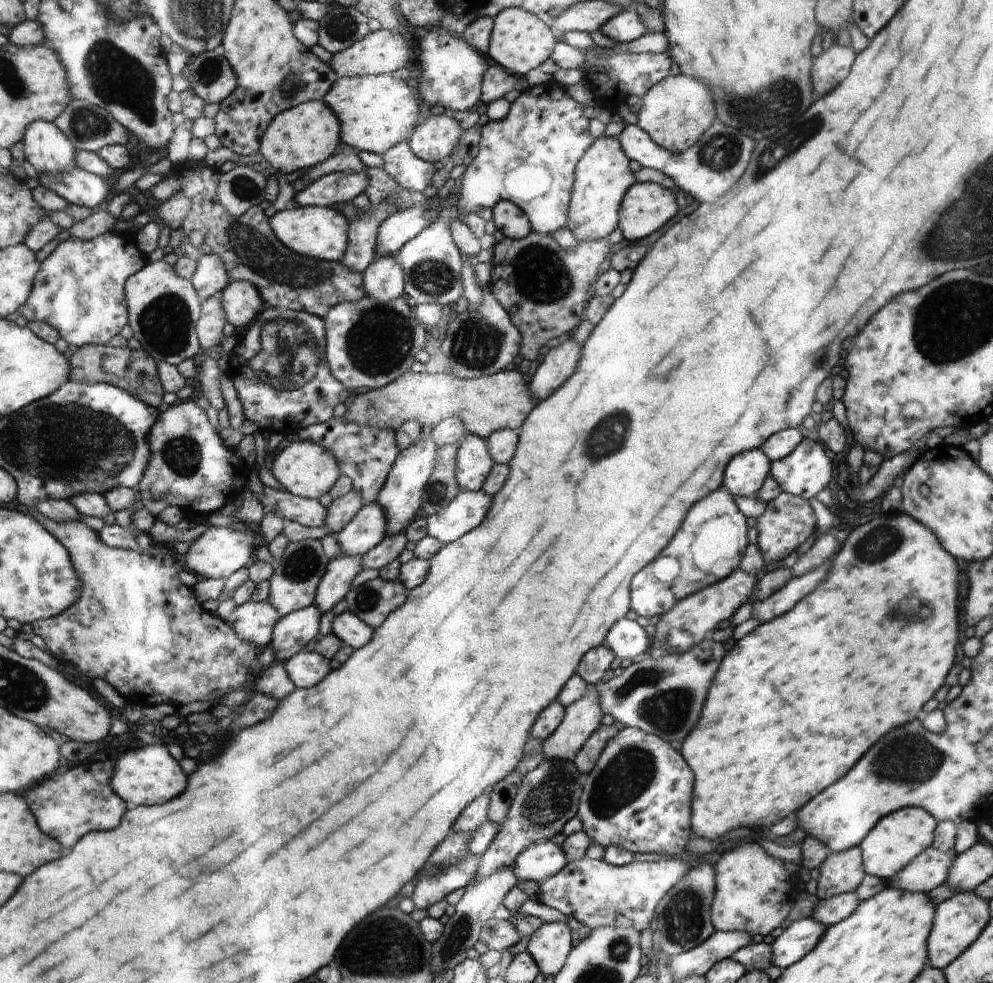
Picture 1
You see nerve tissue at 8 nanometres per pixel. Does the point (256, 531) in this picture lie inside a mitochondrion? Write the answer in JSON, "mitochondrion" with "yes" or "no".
{"mitochondrion":"no"}

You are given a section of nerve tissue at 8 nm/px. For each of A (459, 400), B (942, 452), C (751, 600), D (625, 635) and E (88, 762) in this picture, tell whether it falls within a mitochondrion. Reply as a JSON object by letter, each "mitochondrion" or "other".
{"A":"other","B":"other","C":"other","D":"other","E":"other"}

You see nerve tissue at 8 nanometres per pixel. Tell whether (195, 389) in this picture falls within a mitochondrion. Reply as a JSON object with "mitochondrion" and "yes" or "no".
{"mitochondrion":"no"}

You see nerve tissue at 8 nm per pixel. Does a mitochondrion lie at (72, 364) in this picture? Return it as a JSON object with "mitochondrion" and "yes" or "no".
{"mitochondrion":"no"}

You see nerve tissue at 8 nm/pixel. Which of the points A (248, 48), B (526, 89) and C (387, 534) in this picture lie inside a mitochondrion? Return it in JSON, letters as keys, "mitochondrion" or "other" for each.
{"A":"other","B":"other","C":"other"}

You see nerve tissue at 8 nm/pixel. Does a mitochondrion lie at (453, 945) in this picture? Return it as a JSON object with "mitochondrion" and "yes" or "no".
{"mitochondrion":"yes"}

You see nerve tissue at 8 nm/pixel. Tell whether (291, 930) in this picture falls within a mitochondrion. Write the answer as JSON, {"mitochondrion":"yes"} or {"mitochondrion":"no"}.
{"mitochondrion":"no"}

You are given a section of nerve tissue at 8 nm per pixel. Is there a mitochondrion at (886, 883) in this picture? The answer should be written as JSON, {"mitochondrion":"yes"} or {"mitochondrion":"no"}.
{"mitochondrion":"no"}

